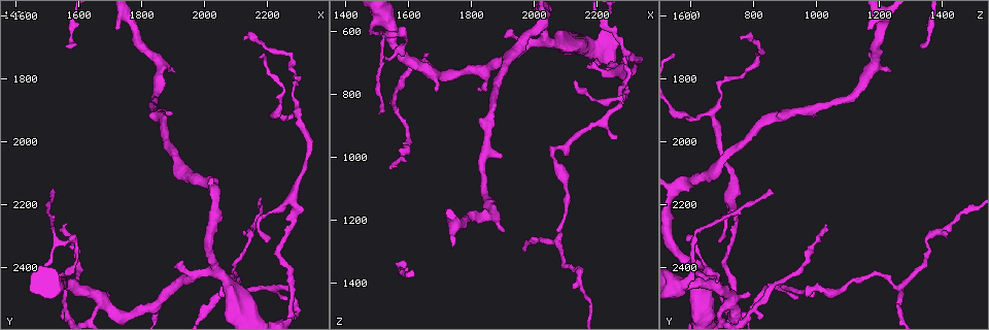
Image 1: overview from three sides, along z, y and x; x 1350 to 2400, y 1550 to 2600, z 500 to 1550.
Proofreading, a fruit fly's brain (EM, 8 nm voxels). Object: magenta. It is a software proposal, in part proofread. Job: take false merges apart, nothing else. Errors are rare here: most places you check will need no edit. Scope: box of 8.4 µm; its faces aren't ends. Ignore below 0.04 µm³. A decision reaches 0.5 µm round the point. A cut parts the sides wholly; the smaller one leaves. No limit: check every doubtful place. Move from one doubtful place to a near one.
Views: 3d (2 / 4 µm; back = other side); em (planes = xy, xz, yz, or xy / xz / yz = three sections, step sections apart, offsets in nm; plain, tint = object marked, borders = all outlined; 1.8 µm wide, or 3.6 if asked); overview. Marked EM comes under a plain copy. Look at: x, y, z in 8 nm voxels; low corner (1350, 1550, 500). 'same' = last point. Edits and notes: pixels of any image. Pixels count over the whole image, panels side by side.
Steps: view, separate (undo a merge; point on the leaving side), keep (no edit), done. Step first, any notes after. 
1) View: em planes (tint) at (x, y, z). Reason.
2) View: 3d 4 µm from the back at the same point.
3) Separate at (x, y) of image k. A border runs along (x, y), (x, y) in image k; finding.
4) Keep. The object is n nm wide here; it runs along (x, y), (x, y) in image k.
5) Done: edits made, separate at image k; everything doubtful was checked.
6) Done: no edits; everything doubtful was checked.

View: em xz step 4 (tint) at (1845, 2530, 730).

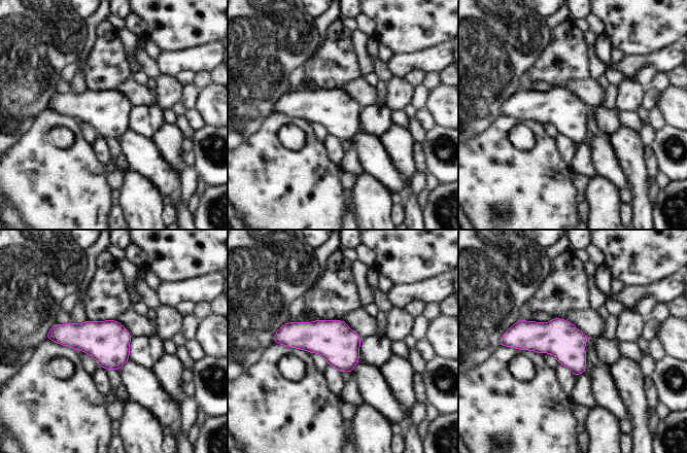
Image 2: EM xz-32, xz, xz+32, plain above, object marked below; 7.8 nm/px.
View: em planes (tint) at the same point.

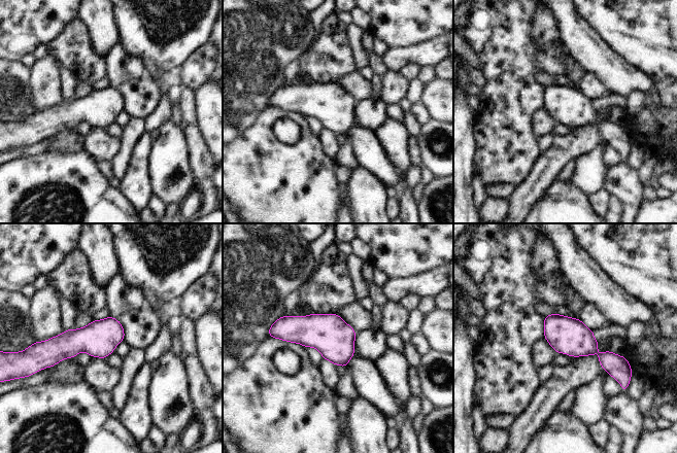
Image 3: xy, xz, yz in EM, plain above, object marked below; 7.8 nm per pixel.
Keep. All the same neuron.

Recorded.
View: 3d 4 µm at (1535, 2330, 600). Touches itself.

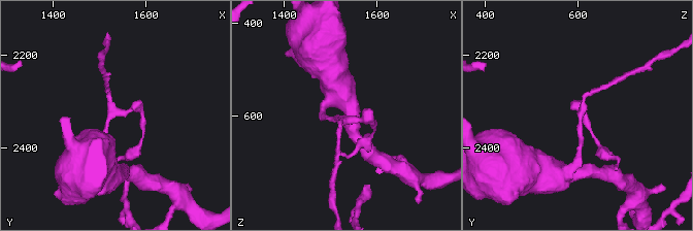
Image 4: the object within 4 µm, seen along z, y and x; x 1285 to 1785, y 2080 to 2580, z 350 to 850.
View: em 3.6 µm planes (tint) at (1535, 2325, 600).

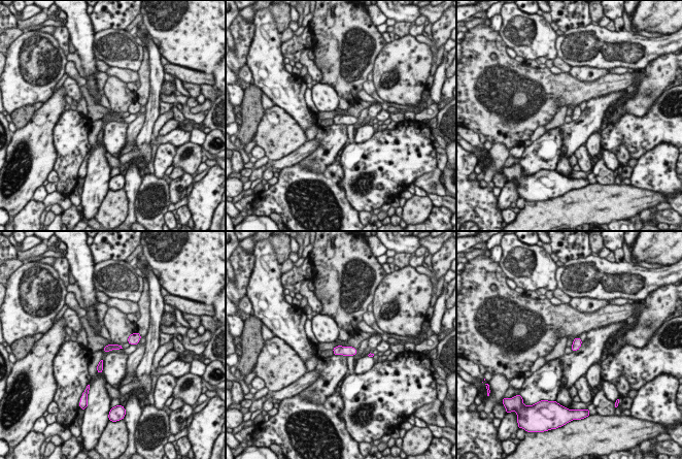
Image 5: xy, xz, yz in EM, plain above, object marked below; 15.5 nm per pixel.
Keep. One neuron here.

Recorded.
View: 3d 2 µm at (1670, 2505, 735).

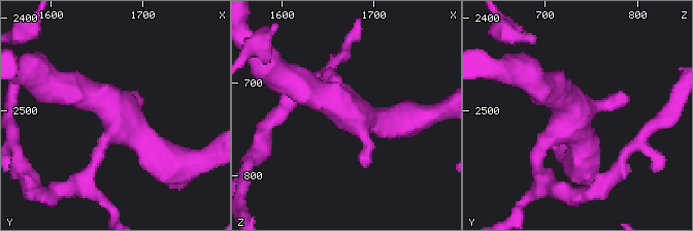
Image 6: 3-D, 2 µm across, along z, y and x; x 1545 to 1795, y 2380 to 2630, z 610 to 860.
View: em 3.6 µm xy step 16 (tint) at (1672, 2502, 732).

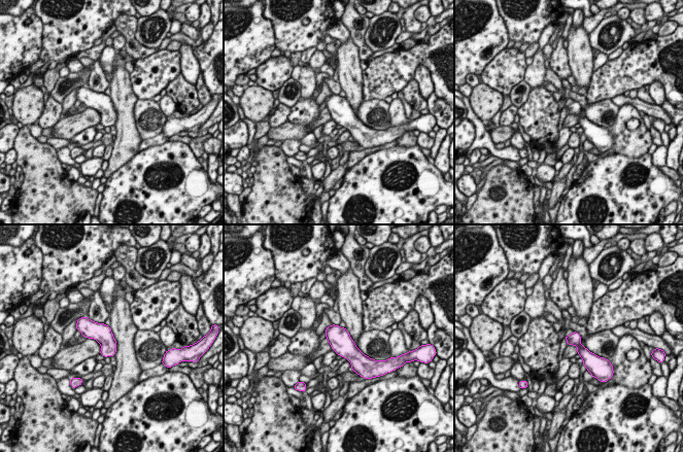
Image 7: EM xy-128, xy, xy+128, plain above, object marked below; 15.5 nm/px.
View: em 3.6 µm planes (tint) at the same point.

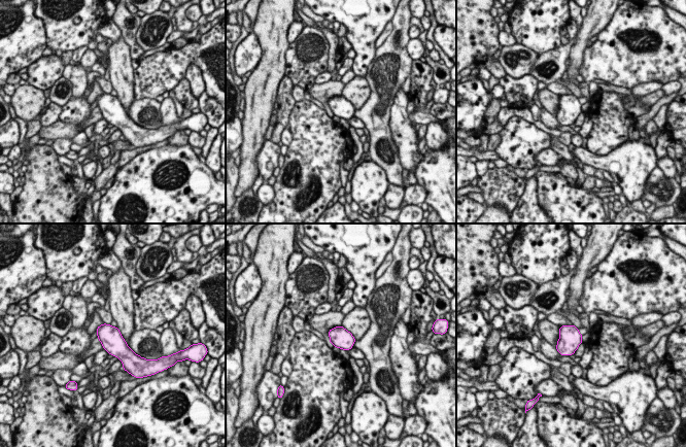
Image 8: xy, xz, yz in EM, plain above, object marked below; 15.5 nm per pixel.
Keep. Continuous, no second neuron.

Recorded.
View: em planes (tint) at (2295, 1920, 675). Thick turns thin.

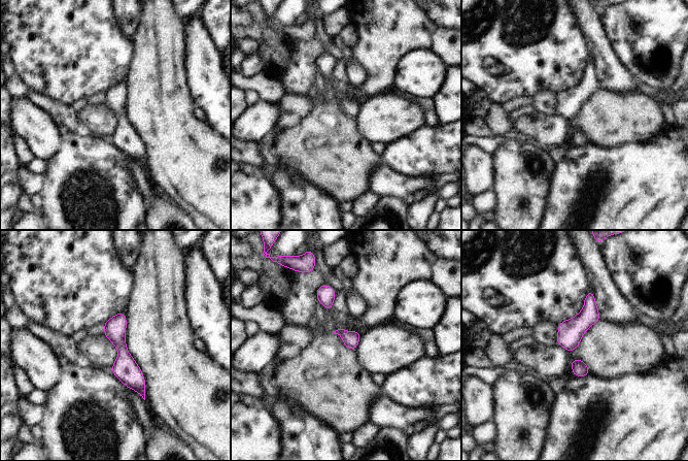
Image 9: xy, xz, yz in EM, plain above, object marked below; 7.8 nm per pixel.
Keep. The object is 130 nm wide here; one neuron here.

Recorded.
View: em planes (tint) at (2080, 2470, 1270). Sharp bend.

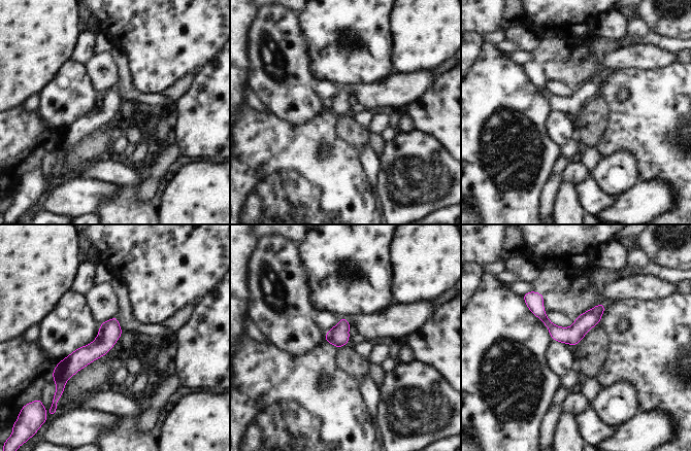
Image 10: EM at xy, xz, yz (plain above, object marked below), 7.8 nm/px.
Keep. All the same neuron.

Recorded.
Done: no edits; everything doubtful was checked.

